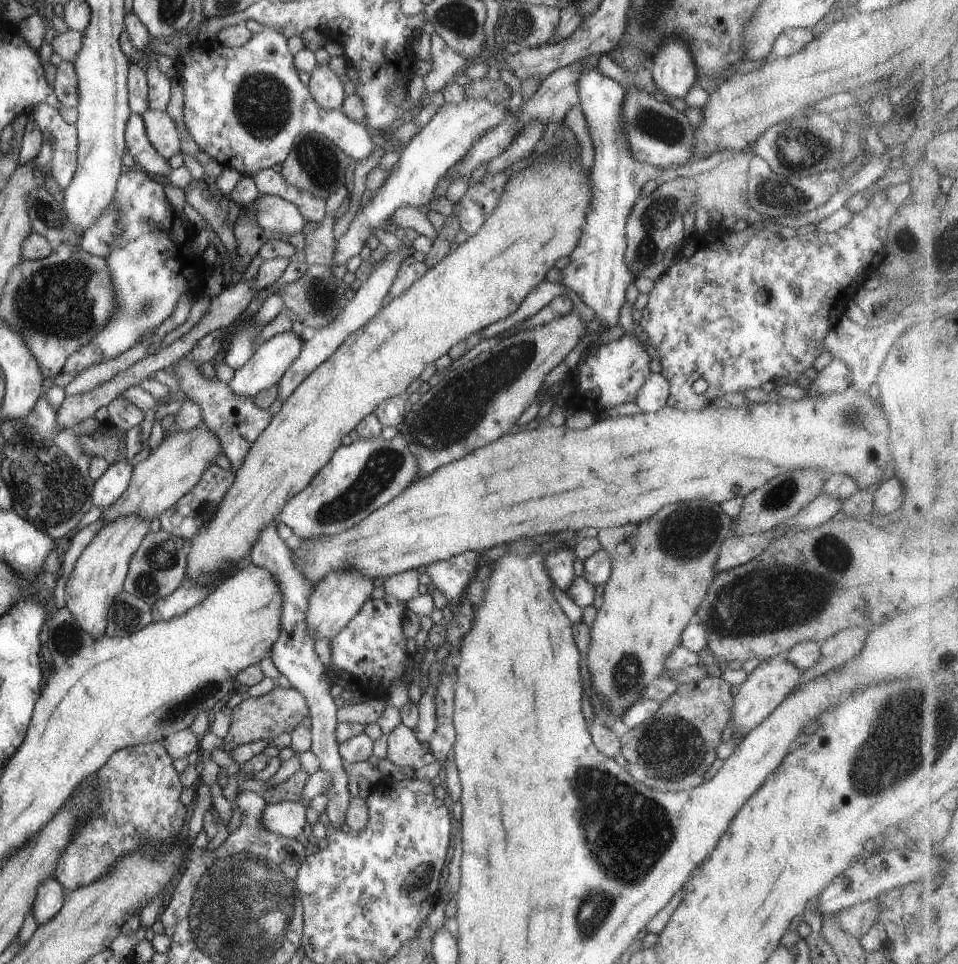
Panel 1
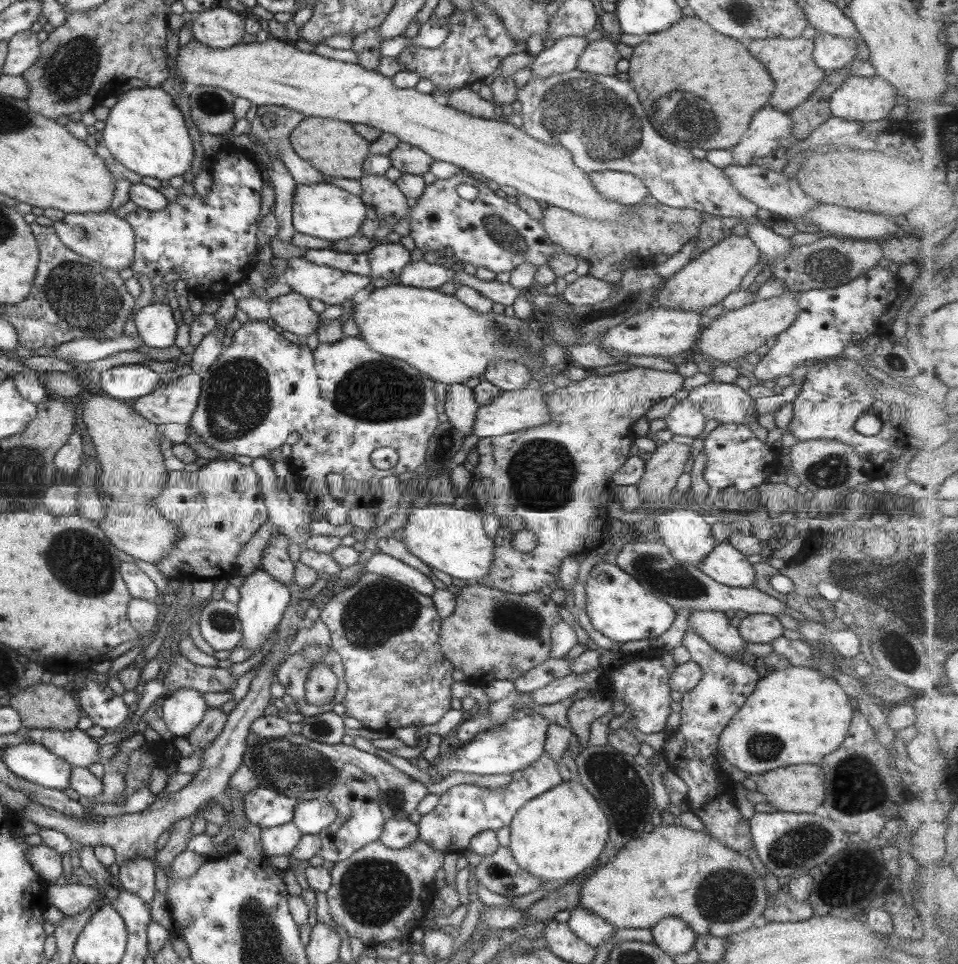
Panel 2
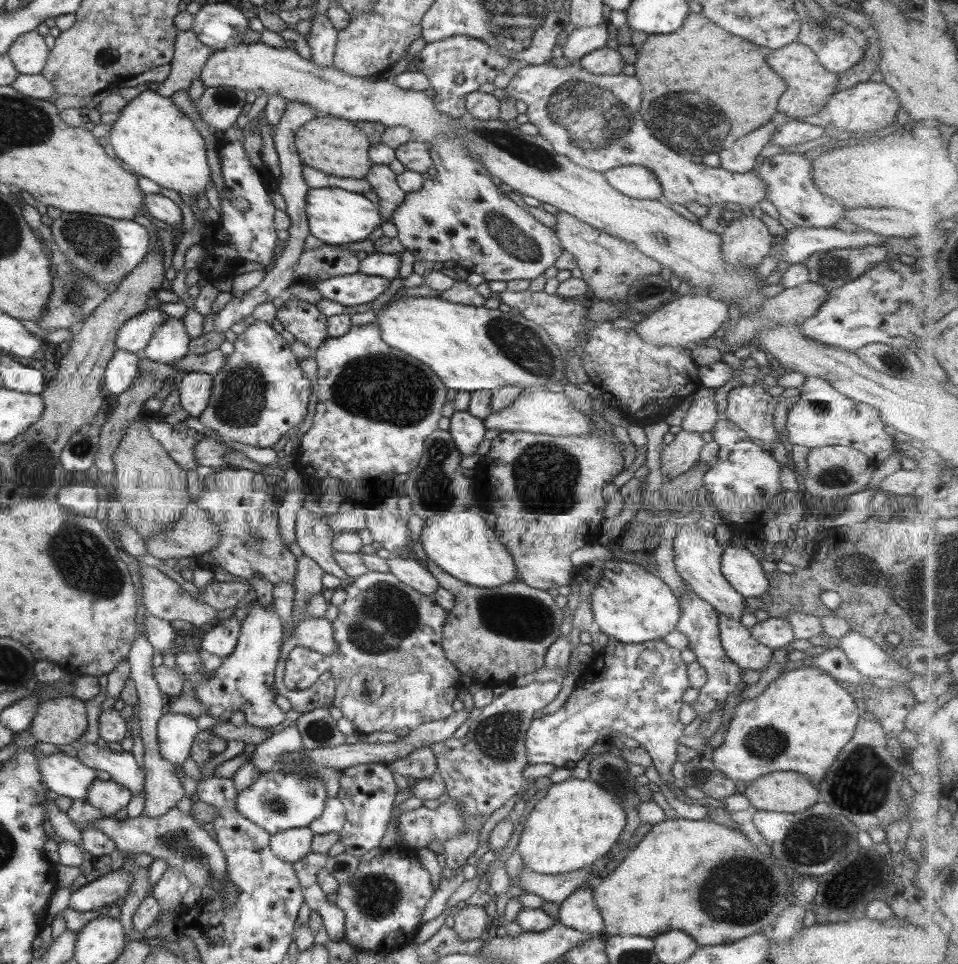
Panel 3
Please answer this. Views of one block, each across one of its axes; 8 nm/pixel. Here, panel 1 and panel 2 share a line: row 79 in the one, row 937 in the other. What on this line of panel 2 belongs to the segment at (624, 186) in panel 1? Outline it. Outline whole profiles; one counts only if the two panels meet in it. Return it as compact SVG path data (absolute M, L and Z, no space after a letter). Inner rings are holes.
M576 907L571 911L567 924L578 938L594 948L610 941L614 931L618 930L598 914L582 907Z

